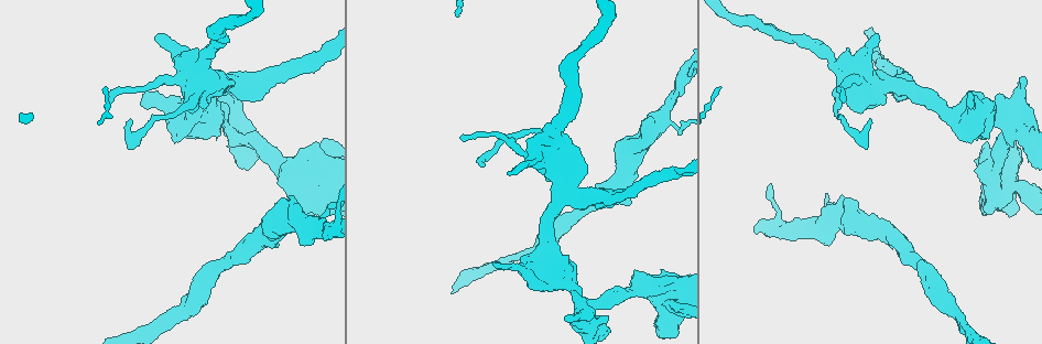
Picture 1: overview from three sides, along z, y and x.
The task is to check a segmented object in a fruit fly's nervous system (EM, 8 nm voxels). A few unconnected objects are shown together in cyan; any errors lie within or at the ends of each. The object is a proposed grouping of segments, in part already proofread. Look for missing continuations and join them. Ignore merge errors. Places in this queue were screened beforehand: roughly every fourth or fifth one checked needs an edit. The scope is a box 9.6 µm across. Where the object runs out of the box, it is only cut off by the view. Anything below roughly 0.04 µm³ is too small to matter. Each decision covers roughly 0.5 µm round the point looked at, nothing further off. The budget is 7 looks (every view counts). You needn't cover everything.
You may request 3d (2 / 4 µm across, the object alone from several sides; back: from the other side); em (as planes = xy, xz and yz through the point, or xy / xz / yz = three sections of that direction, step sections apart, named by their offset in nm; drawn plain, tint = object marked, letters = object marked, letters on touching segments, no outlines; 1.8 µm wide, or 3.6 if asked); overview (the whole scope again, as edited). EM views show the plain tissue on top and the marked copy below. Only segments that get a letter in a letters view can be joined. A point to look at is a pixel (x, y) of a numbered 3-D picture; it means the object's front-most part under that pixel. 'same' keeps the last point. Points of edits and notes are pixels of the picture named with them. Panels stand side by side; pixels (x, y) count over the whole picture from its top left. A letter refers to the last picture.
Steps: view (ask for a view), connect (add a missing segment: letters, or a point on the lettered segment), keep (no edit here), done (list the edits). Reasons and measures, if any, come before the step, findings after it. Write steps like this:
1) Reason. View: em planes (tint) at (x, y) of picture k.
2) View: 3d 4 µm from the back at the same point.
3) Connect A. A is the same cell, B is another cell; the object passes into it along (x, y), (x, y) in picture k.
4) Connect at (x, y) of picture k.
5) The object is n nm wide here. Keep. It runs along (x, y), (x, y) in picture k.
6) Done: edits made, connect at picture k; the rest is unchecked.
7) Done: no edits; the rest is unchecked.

Two arms in line, one across. View: em 3.6 µm xz step 8 (tint) at (815, 230) of picture 1.

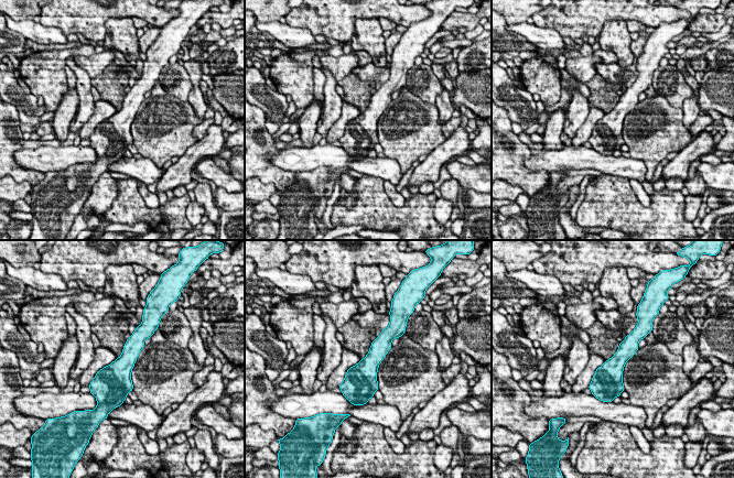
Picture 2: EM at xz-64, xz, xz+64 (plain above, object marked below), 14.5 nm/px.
View: em 3.6 µm planes (tint) at the same point.

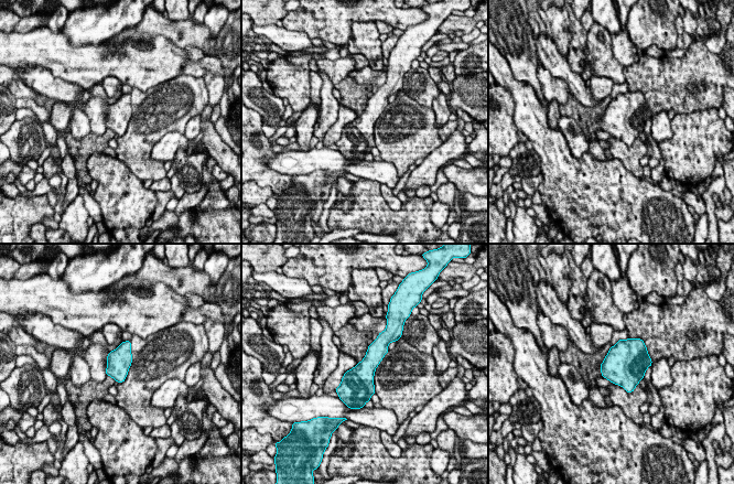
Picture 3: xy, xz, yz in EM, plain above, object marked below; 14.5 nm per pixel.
What lies round it. View: em 3.6 µm planes (letters) at the same point.

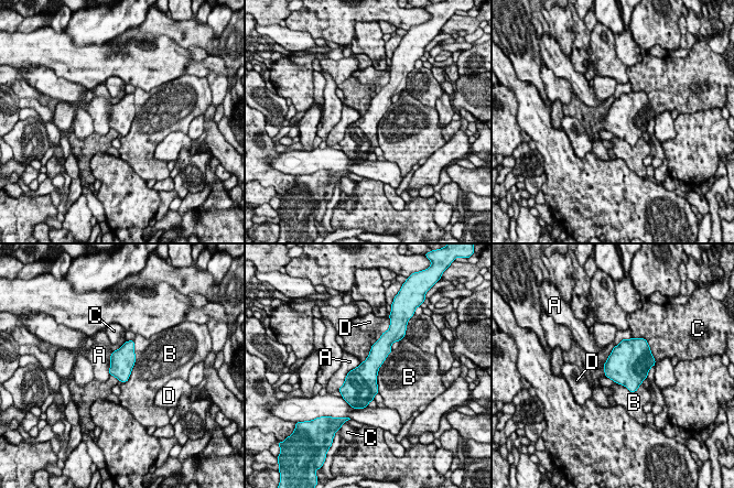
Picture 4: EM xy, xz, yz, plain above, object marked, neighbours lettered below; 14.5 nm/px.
The longest contact is with B, 650 nm. Keep. A, B, C and D are other cells; a border runs along (360, 362), (347, 373), (338, 390) in picture 4; none of them fits.

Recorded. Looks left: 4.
View: 3d 4 µm at (990, 177) of picture 1.

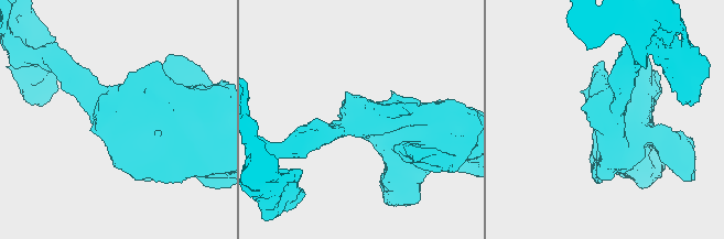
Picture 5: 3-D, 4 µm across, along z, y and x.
Shape alone is not enough. View: em 3.6 µm xz step 16 (letters) at (610, 121) of picture 5.

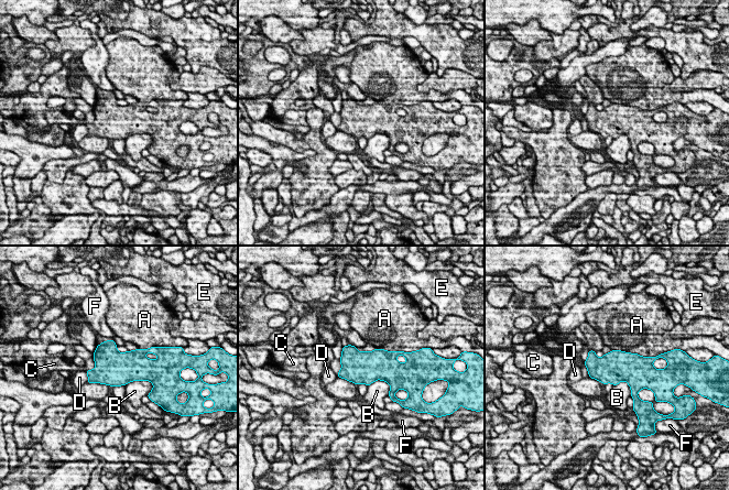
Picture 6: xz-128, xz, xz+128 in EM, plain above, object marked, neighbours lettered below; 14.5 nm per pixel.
The object is 460 nm wide here. Keep. A, B, C, D, E and F are other cells; a border runs along (123, 384), (113, 387) in picture 6; no lettered segment goes on from it.

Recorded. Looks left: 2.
An open end. View: 3d 2 µm at (494, 263) of picture 1.

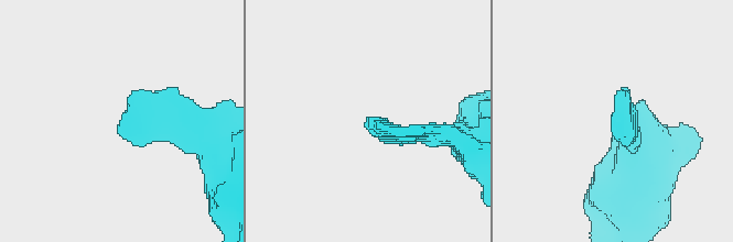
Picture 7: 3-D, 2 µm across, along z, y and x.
Now the EM. View: em planes (letters) at (616, 98) of picture 7.

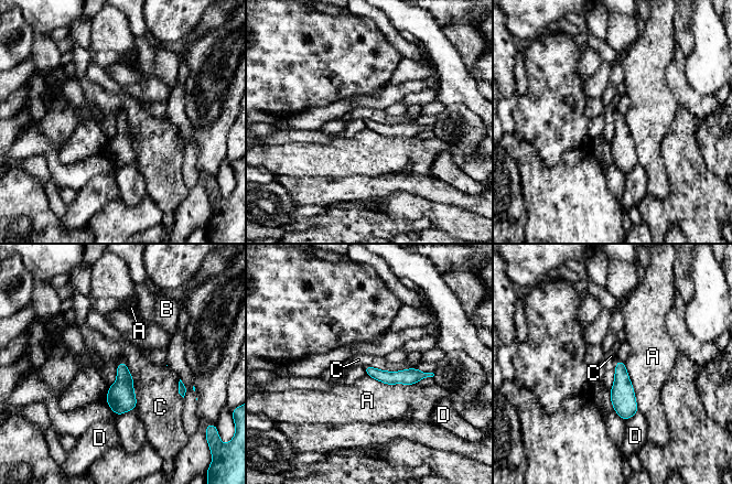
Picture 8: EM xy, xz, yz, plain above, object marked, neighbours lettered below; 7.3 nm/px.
The longest contact is with A, 380 nm. Keep. A, B, C and D are other cells; it runs along (367, 368), (383, 376), (423, 375) in picture 8; no lettered segment goes on from it.

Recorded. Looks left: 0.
Done: no edits; the rest is unchecked.

